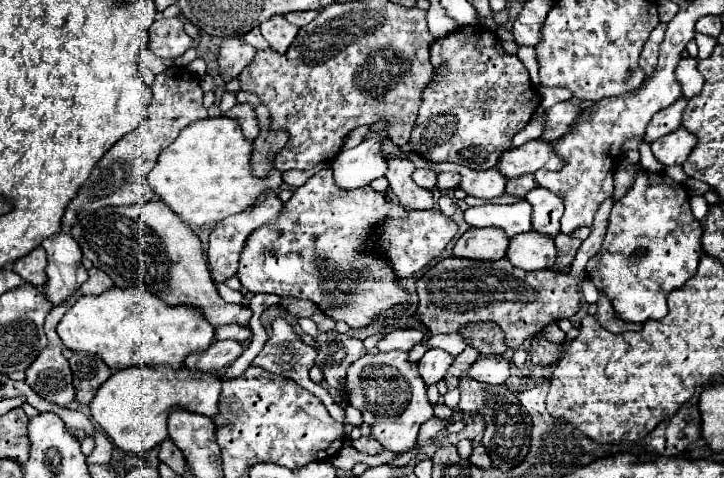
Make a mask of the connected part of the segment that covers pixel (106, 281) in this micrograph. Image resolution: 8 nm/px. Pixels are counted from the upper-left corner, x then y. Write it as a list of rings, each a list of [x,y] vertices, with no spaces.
[[[92,268],[88,274],[90,274],[90,278],[80,286],[80,294],[94,294],[94,296],[98,296],[98,294],[102,294],[108,288],[114,286],[110,276],[106,276],[106,272],[102,272],[100,268]]]

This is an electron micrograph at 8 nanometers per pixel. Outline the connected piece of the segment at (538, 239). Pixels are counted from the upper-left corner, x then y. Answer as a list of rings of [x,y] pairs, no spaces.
[[[530,230],[510,238],[506,258],[510,264],[522,270],[544,270],[554,266],[556,246],[550,236],[542,236],[540,232]]]

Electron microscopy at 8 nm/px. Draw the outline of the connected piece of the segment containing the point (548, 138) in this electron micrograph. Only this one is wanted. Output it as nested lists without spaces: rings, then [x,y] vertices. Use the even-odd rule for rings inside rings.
[[[560,102],[552,108],[538,108],[534,112],[534,116],[542,116],[544,118],[544,132],[538,140],[544,142],[556,142],[560,136],[564,136],[568,132],[568,128],[574,124],[574,120],[578,118],[578,112],[582,108],[572,104],[572,102]]]

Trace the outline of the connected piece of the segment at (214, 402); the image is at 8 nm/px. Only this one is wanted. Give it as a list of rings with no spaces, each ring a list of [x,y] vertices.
[[[130,366],[126,370],[114,372],[96,392],[94,400],[88,404],[92,418],[102,426],[102,430],[110,436],[110,440],[124,452],[130,454],[142,454],[152,450],[156,444],[162,444],[168,436],[166,428],[166,418],[168,410],[172,406],[186,406],[194,412],[216,416],[218,414],[218,396],[220,396],[222,382],[220,378],[212,374],[200,374],[200,372],[190,372],[188,368],[182,368],[180,372],[172,372],[170,368],[150,368],[150,366]]]

